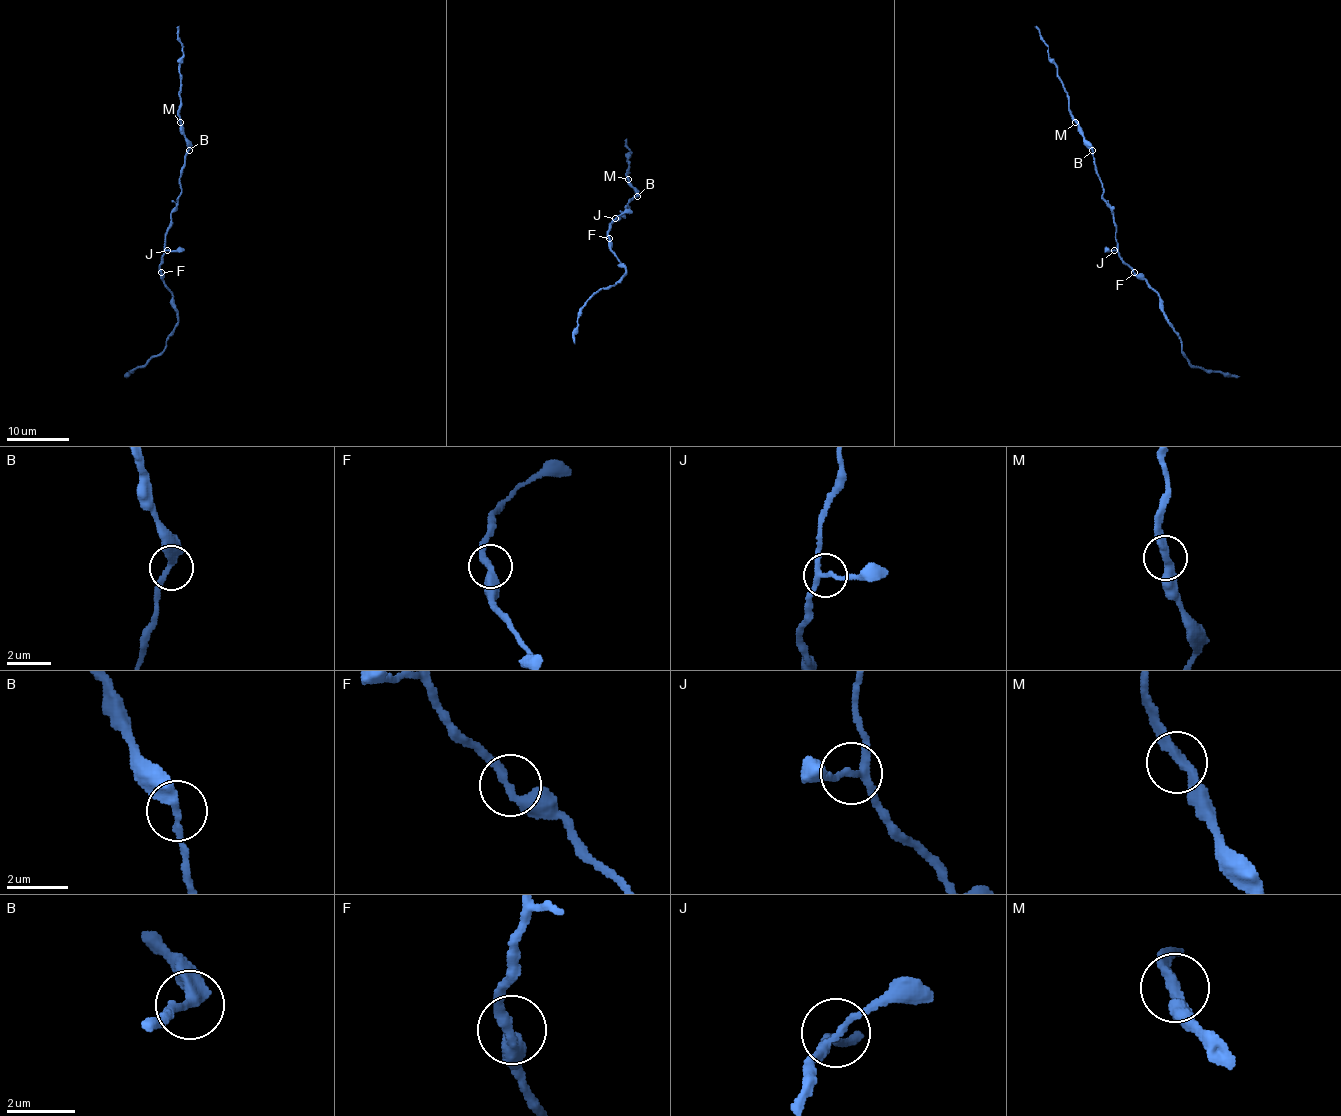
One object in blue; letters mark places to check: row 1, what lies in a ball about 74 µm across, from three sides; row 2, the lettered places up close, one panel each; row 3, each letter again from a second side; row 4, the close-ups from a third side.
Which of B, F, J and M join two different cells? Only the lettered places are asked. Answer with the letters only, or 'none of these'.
none of these

